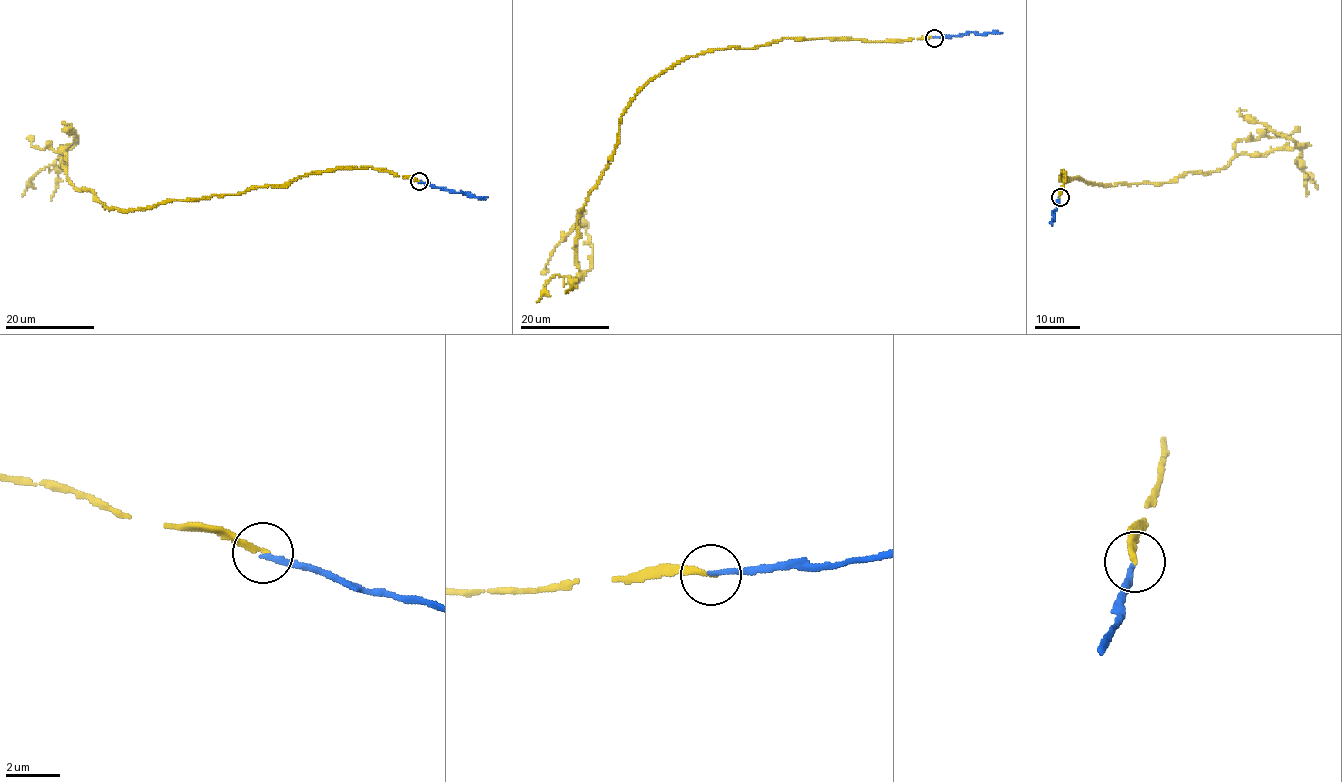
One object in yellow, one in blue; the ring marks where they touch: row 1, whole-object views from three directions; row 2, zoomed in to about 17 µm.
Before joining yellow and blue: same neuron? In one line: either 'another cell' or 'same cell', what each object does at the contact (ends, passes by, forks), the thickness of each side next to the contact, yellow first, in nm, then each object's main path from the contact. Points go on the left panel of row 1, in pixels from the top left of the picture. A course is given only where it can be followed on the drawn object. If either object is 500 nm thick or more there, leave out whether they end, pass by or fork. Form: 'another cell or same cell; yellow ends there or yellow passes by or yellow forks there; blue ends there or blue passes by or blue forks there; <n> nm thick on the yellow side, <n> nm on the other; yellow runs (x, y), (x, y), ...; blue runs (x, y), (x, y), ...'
same cell; yellow ends there; blue ends there; 200 nm thick on the yellow side, 180 nm on the other; yellow runs (419, 181), (372, 167), (334, 168), (279, 186), (123, 211), (69, 181), (61, 155), (77, 137), (61, 123); blue runs (420, 181), (452, 192), (488, 197)

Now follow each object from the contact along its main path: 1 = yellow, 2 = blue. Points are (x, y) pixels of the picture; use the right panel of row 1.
1: (1059, 197), (1061, 170), (1068, 181), (1158, 183), (1226, 167), (1240, 153), (1296, 146), (1245, 110)
2: (1059, 197), (1053, 213), (1053, 224)

